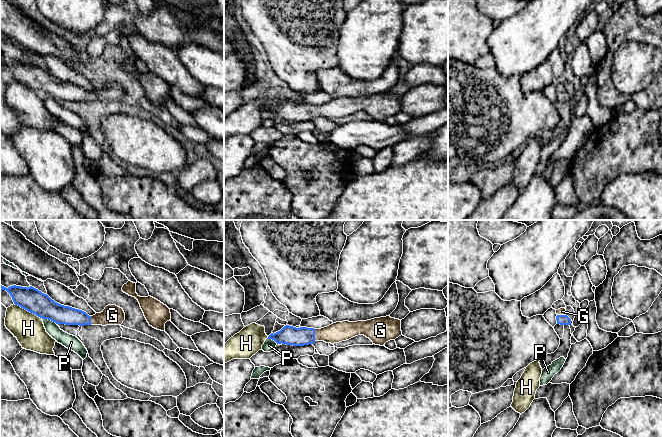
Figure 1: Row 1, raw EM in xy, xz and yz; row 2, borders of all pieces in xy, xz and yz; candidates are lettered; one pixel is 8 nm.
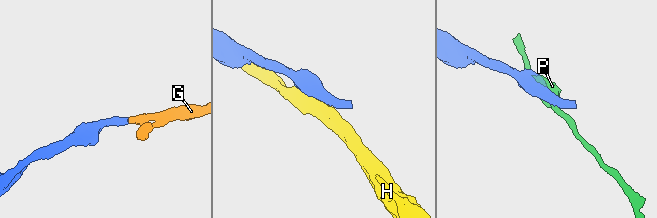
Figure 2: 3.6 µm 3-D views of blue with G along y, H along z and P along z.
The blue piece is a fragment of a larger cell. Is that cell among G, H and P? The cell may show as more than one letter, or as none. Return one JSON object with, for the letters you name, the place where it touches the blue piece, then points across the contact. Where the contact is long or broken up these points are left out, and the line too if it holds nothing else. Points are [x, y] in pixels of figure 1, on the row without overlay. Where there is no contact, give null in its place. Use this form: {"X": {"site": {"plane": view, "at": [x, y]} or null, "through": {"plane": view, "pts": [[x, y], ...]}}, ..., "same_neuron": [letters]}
{"G": {"site": {"plane": "xz", "at": [314, 111]}, "through": {"plane": "xz", "pts": [[289, 111], [314, 111], [337, 108]]}}, "same_neuron": ["G"]}

